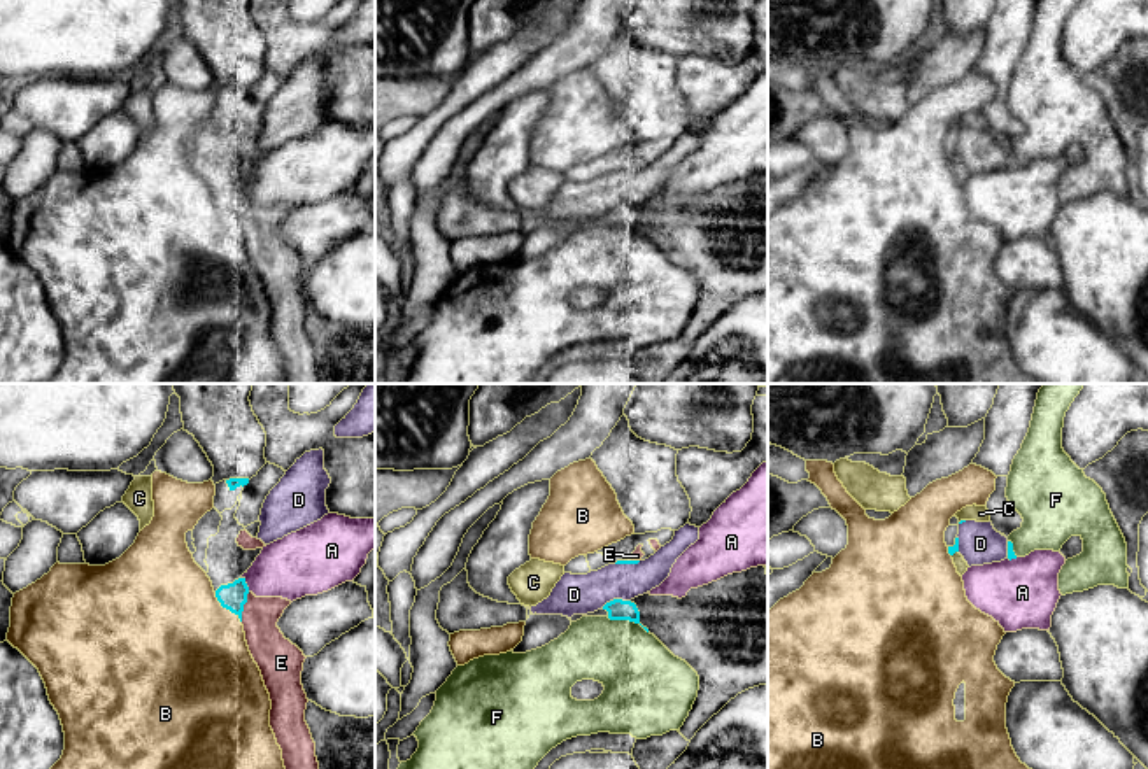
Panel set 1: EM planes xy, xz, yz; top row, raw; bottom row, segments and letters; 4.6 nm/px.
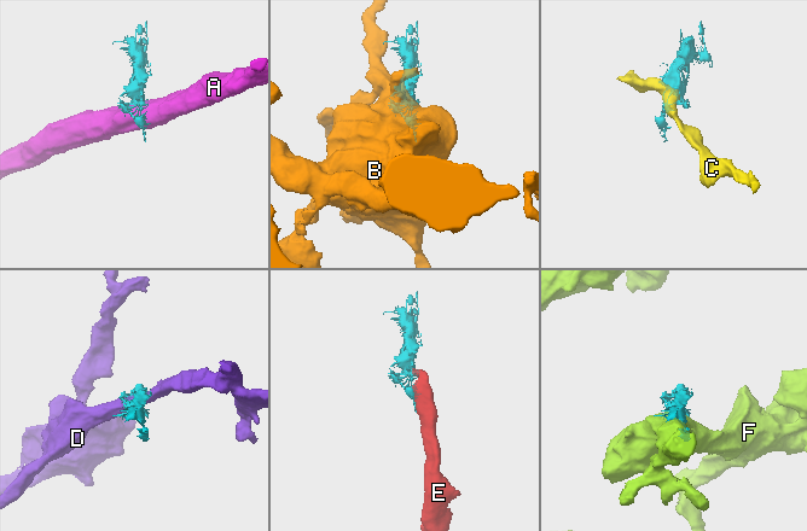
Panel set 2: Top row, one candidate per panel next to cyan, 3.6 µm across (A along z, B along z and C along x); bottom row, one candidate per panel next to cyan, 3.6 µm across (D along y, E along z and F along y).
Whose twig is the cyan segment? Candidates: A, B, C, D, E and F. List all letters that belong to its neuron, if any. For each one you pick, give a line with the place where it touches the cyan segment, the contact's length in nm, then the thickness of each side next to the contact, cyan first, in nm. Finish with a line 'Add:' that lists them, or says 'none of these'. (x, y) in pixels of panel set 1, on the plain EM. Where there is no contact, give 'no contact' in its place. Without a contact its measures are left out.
C: contact yz (961, 128); length 40 nm; calibres 20 and 80 nm
Add: C

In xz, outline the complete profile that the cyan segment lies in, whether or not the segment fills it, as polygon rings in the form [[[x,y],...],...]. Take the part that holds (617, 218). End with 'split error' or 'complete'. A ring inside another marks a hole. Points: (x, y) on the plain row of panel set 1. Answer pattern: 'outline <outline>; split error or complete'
outline [[[764,173],[691,196],[682,207],[643,201],[603,217],[610,228],[640,231],[698,280],[698,305],[678,338],[687,349],[738,301],[768,293]]]; split error

